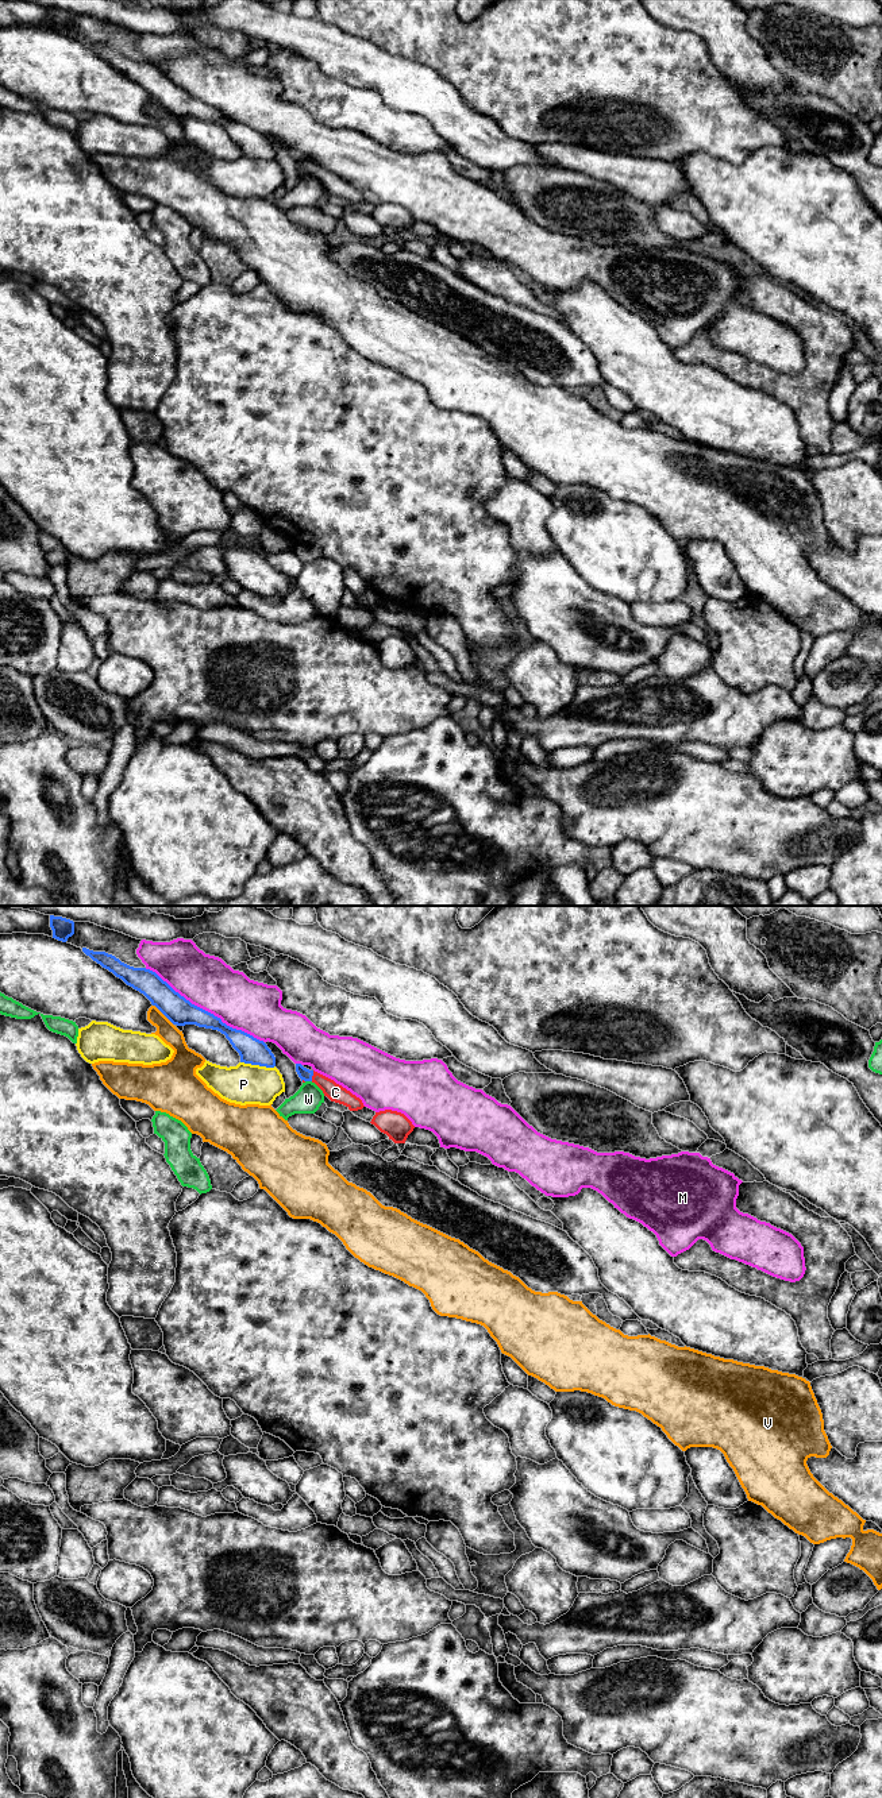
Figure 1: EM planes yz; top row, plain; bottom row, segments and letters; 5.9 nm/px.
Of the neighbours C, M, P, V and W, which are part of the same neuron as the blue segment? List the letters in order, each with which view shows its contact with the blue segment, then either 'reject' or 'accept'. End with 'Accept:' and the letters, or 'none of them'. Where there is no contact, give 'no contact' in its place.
C: yz | accept
M: yz | reject
P: yz | reject
V: yz | reject
W: yz | reject
Accept: C

